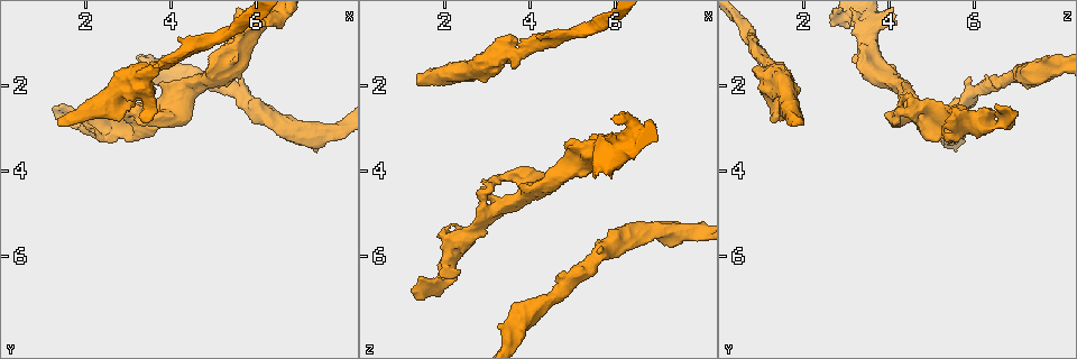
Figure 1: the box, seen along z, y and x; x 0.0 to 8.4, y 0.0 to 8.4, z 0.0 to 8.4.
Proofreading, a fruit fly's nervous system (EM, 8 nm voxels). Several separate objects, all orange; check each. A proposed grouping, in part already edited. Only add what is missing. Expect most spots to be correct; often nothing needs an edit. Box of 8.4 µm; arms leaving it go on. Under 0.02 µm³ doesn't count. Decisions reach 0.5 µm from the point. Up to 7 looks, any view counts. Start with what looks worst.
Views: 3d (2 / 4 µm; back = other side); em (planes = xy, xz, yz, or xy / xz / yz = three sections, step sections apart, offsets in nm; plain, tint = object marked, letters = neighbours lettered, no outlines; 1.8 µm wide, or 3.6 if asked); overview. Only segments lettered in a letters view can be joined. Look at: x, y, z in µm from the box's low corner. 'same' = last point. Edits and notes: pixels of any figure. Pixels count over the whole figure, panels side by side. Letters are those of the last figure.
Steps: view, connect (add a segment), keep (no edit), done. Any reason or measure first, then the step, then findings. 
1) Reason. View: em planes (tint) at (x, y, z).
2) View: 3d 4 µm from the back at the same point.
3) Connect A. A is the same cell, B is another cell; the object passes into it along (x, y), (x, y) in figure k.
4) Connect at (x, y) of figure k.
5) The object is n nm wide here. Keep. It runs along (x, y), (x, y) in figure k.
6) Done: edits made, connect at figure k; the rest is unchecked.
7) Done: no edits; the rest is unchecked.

View: 3d 4 µm at (1.40, 2.90, 2.05).

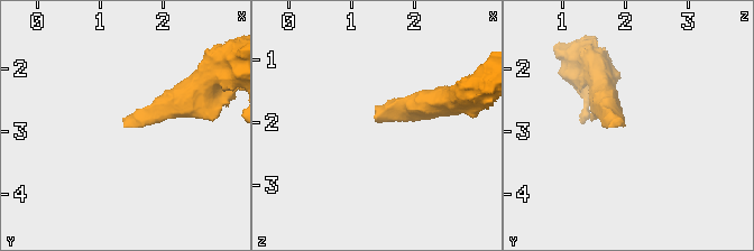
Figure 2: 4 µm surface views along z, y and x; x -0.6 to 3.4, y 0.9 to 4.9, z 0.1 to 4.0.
Now the EM. View: em yz step 4 (letters) at (1.40, 2.90, 1.95).

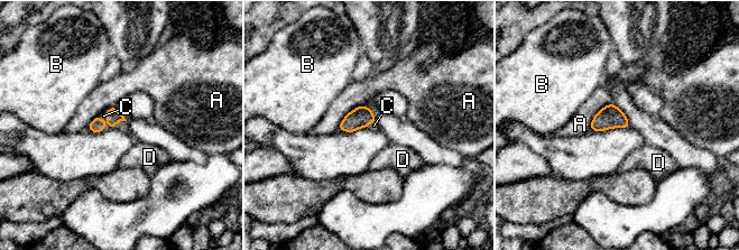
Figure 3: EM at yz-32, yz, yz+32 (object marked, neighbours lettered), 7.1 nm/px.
View: em planes (letters) at the same point.

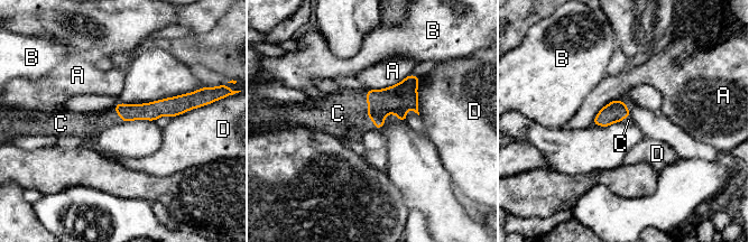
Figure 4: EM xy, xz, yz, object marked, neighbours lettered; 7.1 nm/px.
Connect C. C is the same cell, A, B and D are other cells; the object passes into it along (396, 99), (369, 110), (338, 113) in figure 4; the neuron continues.

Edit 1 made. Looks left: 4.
See it whole again. View: overview.

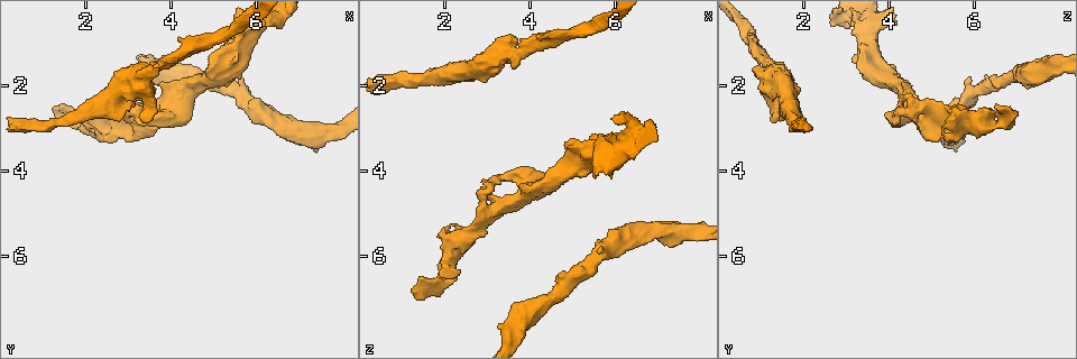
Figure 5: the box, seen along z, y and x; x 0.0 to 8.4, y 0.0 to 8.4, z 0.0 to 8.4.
An open end. View: 3d 4 µm at (3.45, 2.85, 1.30).

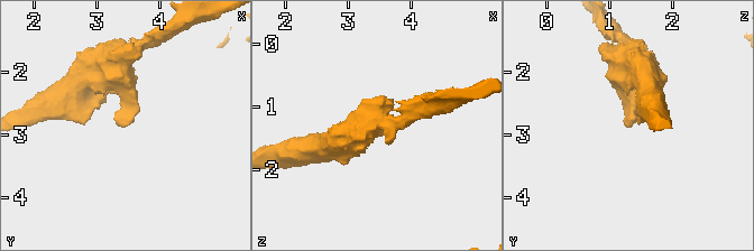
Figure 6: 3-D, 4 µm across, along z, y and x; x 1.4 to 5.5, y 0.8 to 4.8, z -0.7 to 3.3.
Shape alone is not enough. View: em yz step 4 (letters) at (3.40, 2.85, 1.25).

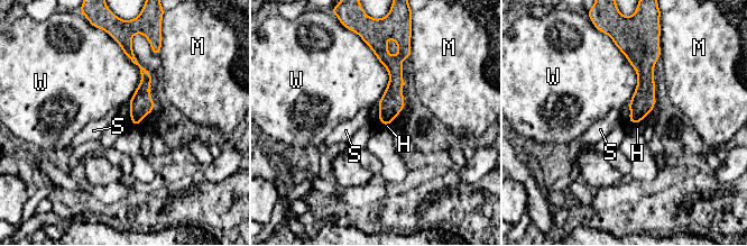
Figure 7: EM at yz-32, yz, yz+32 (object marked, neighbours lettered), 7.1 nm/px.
The object is 150 nm wide here. Keep. H, M, S and W are other cells; it runs along (128, 53), (145, 73), (136, 121) in figure 7; no lettered segment goes on from it.

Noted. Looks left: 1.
Done: edits made, connect at figure 4; the rest is unchecked.

